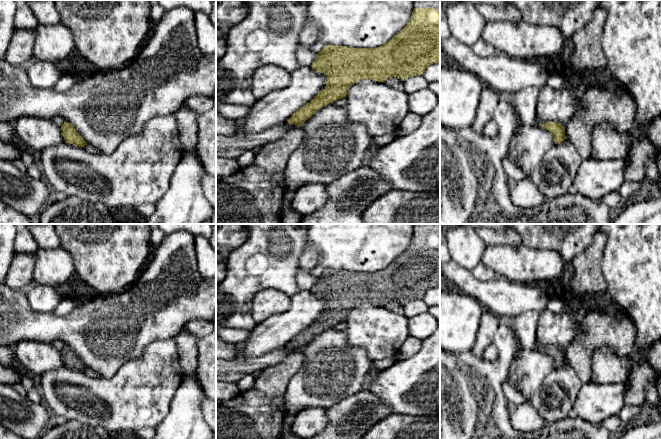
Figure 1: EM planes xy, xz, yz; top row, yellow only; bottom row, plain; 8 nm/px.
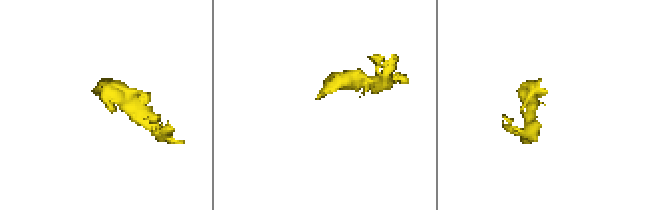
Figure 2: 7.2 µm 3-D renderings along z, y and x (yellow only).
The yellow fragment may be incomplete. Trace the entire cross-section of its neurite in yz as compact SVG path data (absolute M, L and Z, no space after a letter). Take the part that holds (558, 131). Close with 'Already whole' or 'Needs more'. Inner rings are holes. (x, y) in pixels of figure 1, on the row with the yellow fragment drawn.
M547 122L543 124L540 123L539 125L553 134L555 144L560 144L566 139L565 127L561 124L555 122Z. Already whole

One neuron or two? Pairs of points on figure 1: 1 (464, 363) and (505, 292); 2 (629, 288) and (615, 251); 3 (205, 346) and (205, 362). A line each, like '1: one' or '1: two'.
1: one
2: one
3: one

